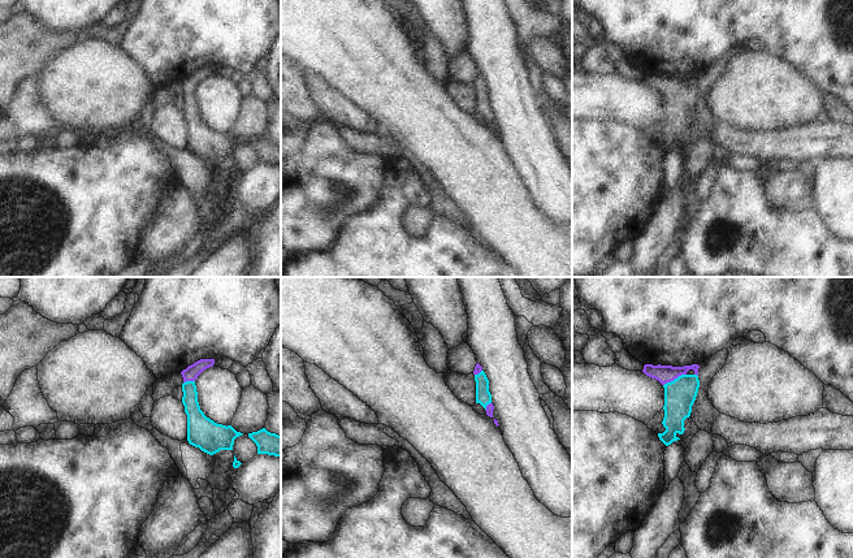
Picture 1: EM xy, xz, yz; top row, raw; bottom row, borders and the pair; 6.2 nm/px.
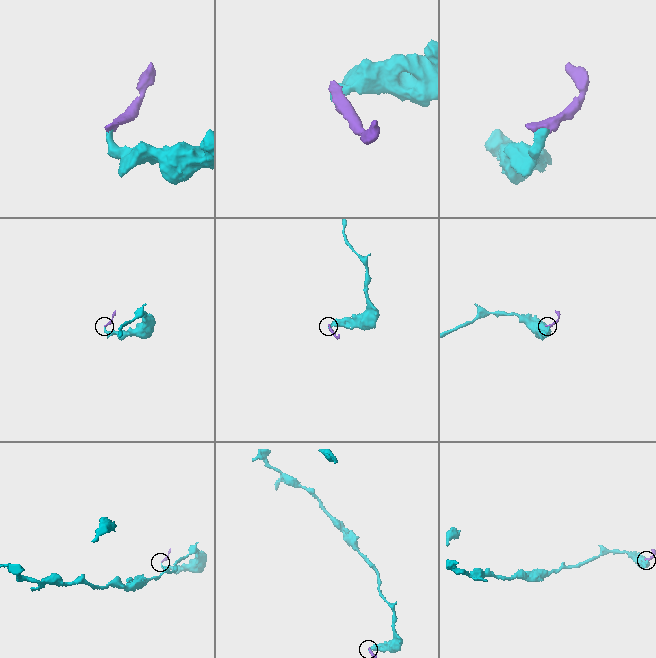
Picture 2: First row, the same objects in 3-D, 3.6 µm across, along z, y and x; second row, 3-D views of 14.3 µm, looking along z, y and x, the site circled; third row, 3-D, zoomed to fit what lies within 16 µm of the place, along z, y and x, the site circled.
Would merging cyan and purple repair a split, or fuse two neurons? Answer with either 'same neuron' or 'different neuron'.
same neuron

